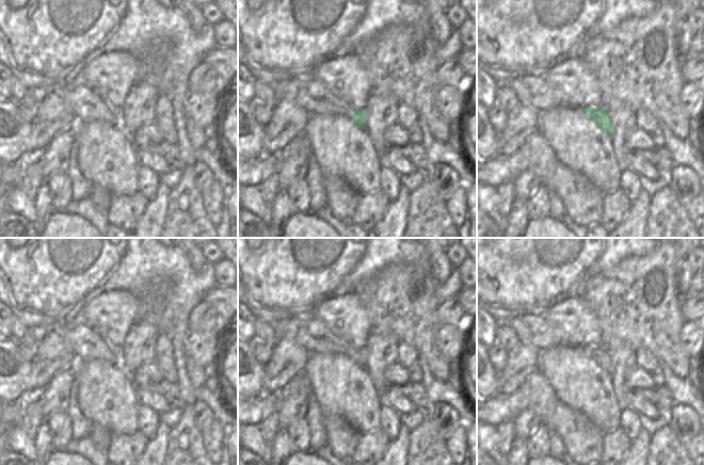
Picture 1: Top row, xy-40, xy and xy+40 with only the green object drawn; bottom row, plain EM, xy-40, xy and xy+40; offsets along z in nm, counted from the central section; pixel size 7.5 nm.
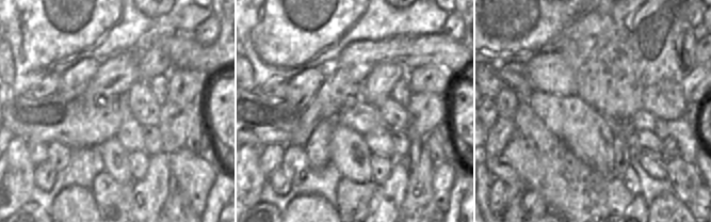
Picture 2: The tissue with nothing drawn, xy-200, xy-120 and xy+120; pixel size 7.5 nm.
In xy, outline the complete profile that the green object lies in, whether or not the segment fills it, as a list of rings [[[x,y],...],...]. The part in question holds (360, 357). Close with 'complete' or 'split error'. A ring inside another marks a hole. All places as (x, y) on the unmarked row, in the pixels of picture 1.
[[[292,317],[271,324],[278,336],[292,338],[309,353],[339,353],[366,367],[366,348],[354,349],[316,317]]]; split error

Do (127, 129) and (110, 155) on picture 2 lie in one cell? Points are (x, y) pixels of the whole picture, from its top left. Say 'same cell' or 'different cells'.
different cells

